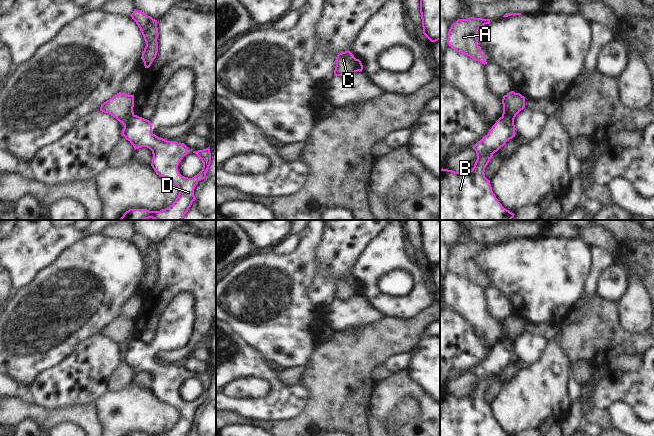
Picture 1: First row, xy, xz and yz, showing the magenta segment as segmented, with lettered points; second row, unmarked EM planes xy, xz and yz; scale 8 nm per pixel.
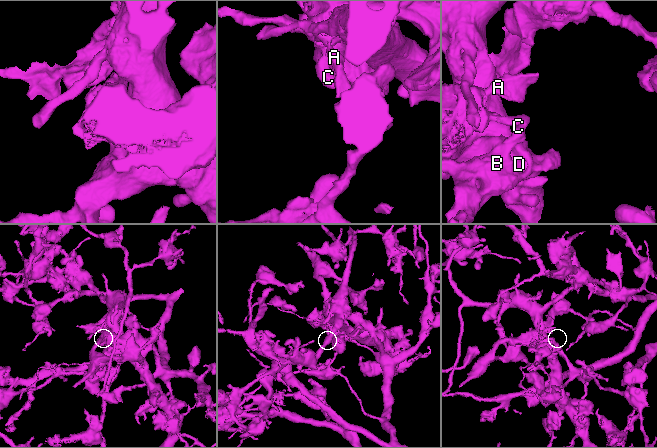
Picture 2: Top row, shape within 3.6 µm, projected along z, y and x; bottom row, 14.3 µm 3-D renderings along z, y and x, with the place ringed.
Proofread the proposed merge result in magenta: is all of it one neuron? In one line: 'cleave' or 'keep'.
cleave

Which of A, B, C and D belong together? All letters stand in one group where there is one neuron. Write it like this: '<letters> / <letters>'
A C / B D

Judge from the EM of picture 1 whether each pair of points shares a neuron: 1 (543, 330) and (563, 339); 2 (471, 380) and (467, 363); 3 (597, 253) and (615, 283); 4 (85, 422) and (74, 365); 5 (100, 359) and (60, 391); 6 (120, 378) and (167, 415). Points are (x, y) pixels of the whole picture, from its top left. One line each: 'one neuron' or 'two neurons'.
1: two neurons
2: two neurons
3: two neurons
4: two neurons
5: one neuron
6: two neurons

